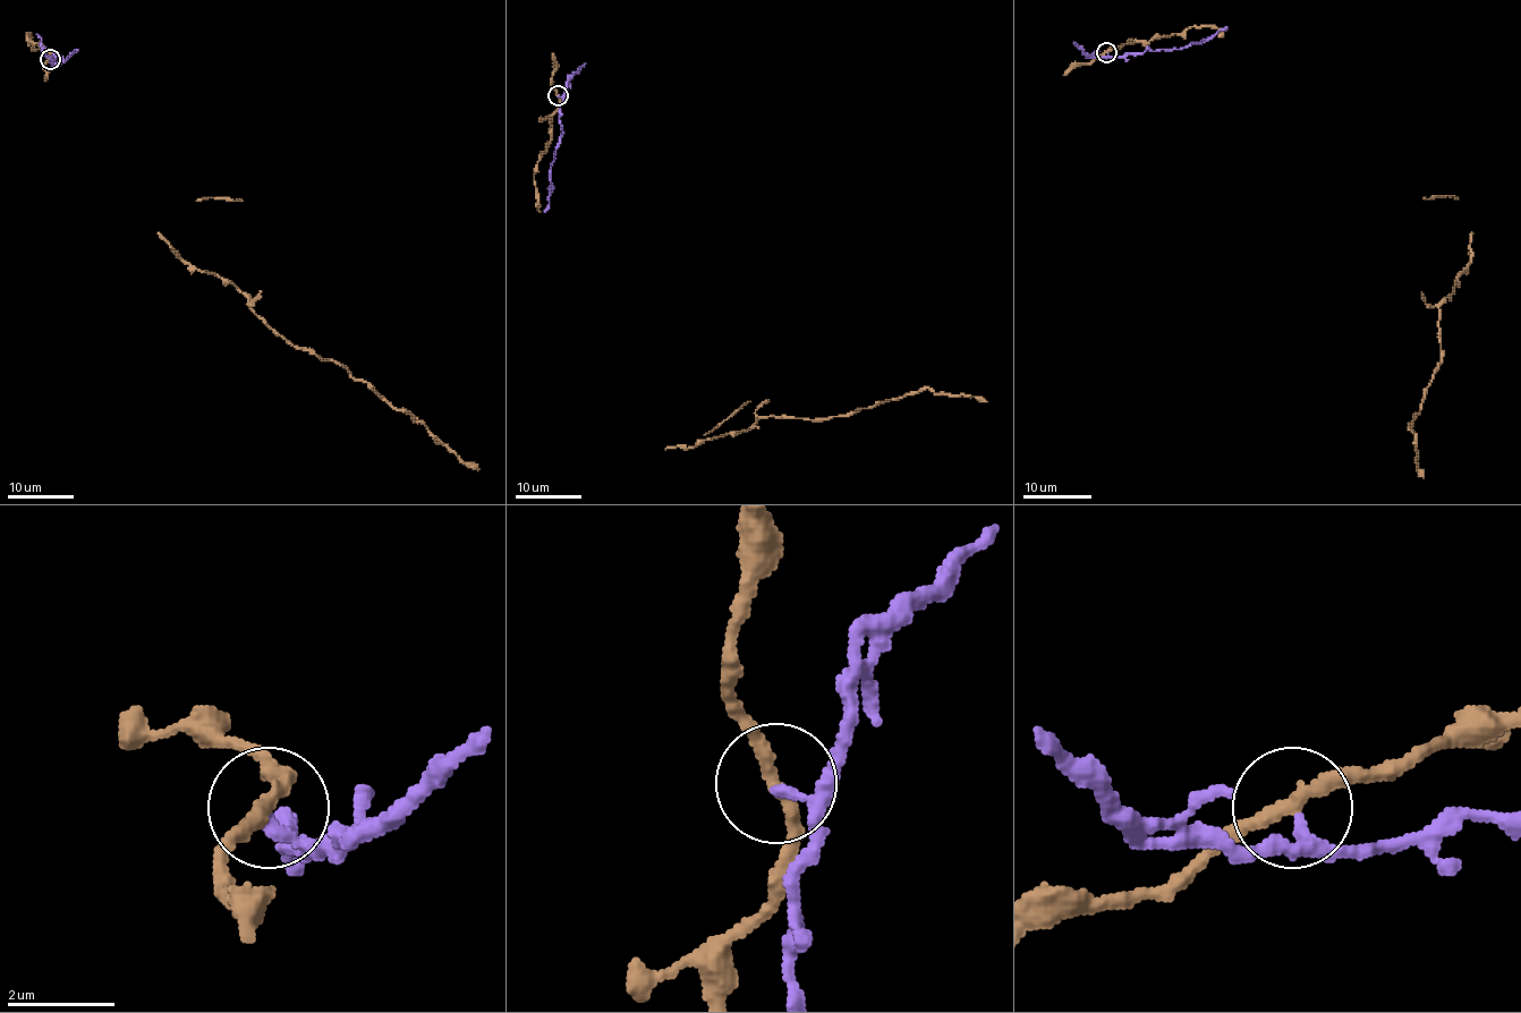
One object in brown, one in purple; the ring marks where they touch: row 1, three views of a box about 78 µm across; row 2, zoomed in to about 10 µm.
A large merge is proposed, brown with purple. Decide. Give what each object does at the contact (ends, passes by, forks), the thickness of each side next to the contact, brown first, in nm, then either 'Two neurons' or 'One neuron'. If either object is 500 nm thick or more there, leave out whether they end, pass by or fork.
At the ring brown passes by. At the ring purple passes by. Thickness 240 nm (brown) against 150 nm. Two neurons

